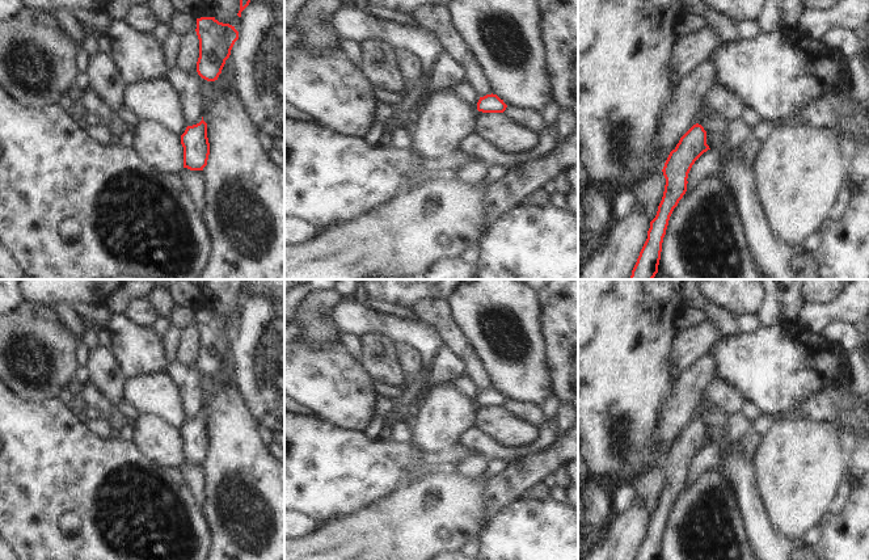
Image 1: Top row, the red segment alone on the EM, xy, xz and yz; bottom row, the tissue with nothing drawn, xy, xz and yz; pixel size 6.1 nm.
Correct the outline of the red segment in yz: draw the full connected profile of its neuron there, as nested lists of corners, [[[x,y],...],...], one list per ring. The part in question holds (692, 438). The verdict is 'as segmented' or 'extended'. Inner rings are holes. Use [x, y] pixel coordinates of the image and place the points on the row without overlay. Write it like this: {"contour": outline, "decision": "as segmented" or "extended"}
{"contour": [[[699,417],[693,418],[670,446],[662,463],[666,472],[662,494],[655,511],[650,515],[647,532],[634,560],[658,560],[662,536],[670,510],[687,485],[688,467],[695,455],[706,446],[706,425]]], "decision": "as segmented"}

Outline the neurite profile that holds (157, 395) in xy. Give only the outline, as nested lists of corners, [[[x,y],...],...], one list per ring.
[[[168,371],[128,379],[125,397],[142,414],[157,416],[181,430],[187,418],[181,392]]]

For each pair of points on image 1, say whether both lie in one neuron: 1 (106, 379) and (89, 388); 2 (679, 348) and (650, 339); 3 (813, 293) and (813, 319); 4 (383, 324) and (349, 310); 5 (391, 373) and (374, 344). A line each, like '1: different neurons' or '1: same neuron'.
1: different neurons
2: different neurons
3: different neurons
4: same neuron
5: same neuron

